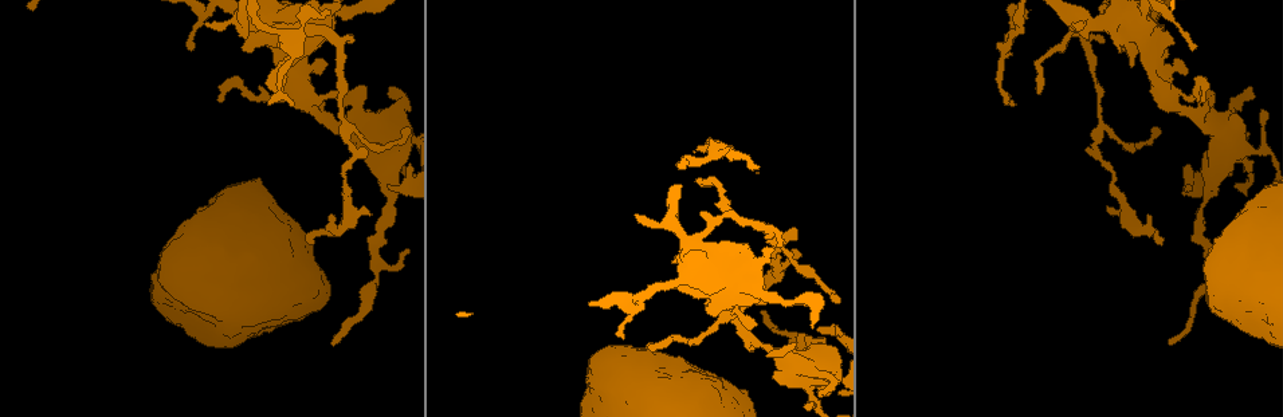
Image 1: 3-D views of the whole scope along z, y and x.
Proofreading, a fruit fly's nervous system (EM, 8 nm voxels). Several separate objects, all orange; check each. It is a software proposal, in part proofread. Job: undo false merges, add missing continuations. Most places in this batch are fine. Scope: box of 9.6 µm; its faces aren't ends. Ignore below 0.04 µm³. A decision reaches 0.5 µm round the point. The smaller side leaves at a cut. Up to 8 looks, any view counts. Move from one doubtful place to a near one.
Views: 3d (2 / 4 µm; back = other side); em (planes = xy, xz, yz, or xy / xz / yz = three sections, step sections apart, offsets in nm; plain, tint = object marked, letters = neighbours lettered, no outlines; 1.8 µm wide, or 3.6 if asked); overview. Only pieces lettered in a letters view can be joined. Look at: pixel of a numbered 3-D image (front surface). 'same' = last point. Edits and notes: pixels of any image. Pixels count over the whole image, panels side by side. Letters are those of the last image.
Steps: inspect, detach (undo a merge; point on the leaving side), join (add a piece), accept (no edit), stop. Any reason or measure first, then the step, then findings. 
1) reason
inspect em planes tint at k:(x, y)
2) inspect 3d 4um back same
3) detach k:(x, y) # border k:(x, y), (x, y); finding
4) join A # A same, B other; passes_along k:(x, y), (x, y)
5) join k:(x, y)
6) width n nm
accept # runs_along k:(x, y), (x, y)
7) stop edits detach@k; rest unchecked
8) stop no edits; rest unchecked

sudden change in width
inspect em xz step 8 letters at 1:(1204, 205)

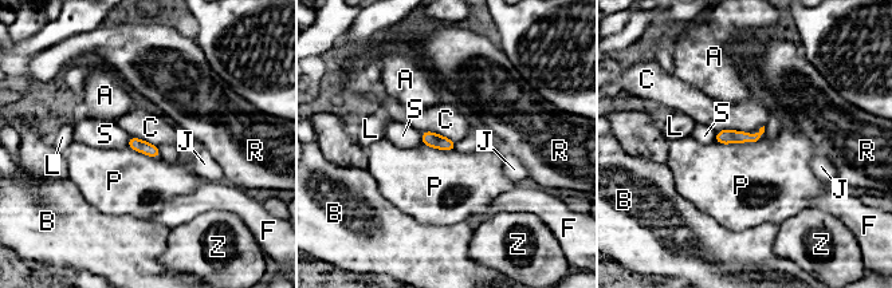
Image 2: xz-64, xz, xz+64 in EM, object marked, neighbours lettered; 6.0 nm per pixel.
cut it another way
inspect em planes letters same

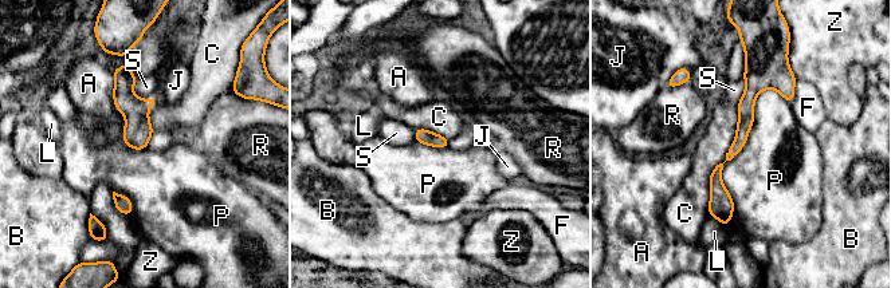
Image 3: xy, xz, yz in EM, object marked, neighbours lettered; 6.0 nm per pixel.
accept # A other, B other, C other, F other, J other, L other, P other, R other, S other, Z other; border 3:(770, 87), (723, 164), (729, 223); continuous, no second cell

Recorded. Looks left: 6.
sharp bend
inspect em 3.6um planes tint at 1:(1102, 21)

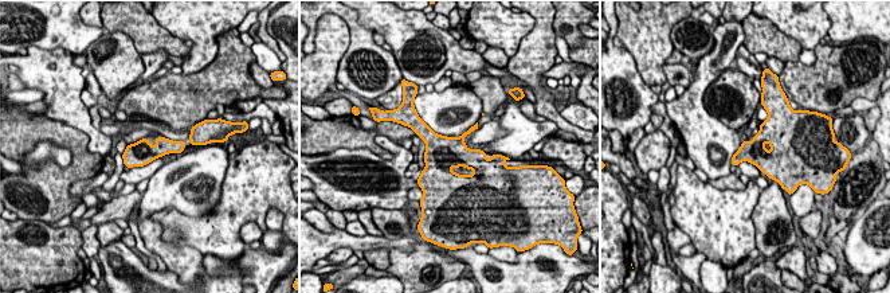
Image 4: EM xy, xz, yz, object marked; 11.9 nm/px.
inspect em 3.6um planes letters same

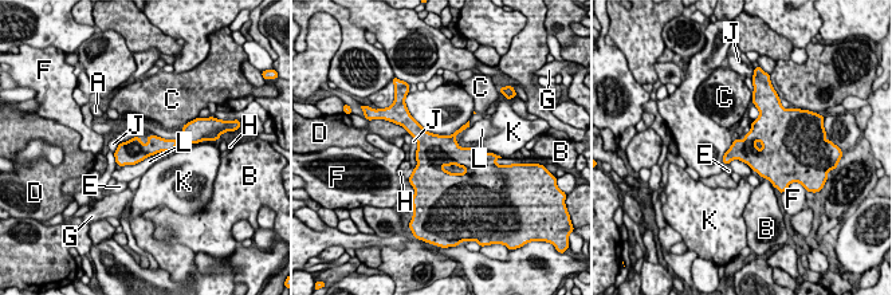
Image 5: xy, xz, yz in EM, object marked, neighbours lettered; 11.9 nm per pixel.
accept # A other, B other, C other, D other, E other, F other, G other, H other, J other, K other, L other; border 5:(153, 154), (134, 164), (121, 166); continuous, no second cell

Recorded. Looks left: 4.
free end
inspect 3d 2um at 1:(818, 392)

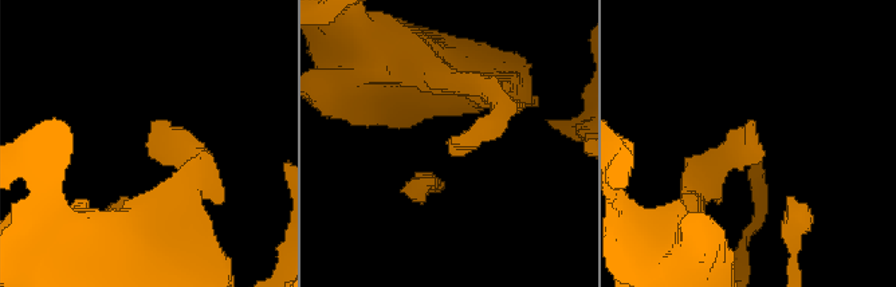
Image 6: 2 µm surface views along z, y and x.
inspect em planes letters at 6:(752, 122)

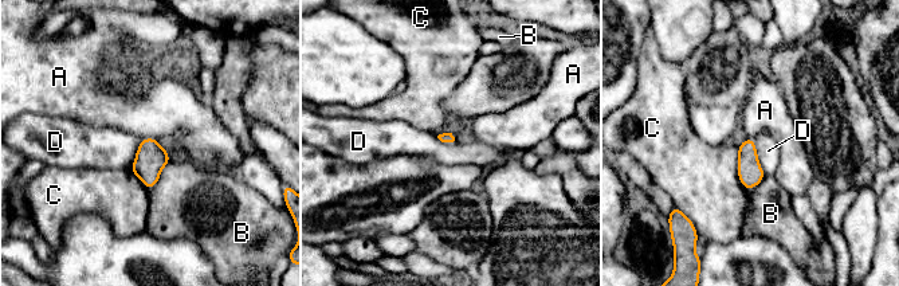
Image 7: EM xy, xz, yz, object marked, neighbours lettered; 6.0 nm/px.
accept # A other, B other, C other, D other; border 7:(753, 138), (758, 164), (766, 175); no lettered piece goes on from it

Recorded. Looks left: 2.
stop no edits; rest unchecked

